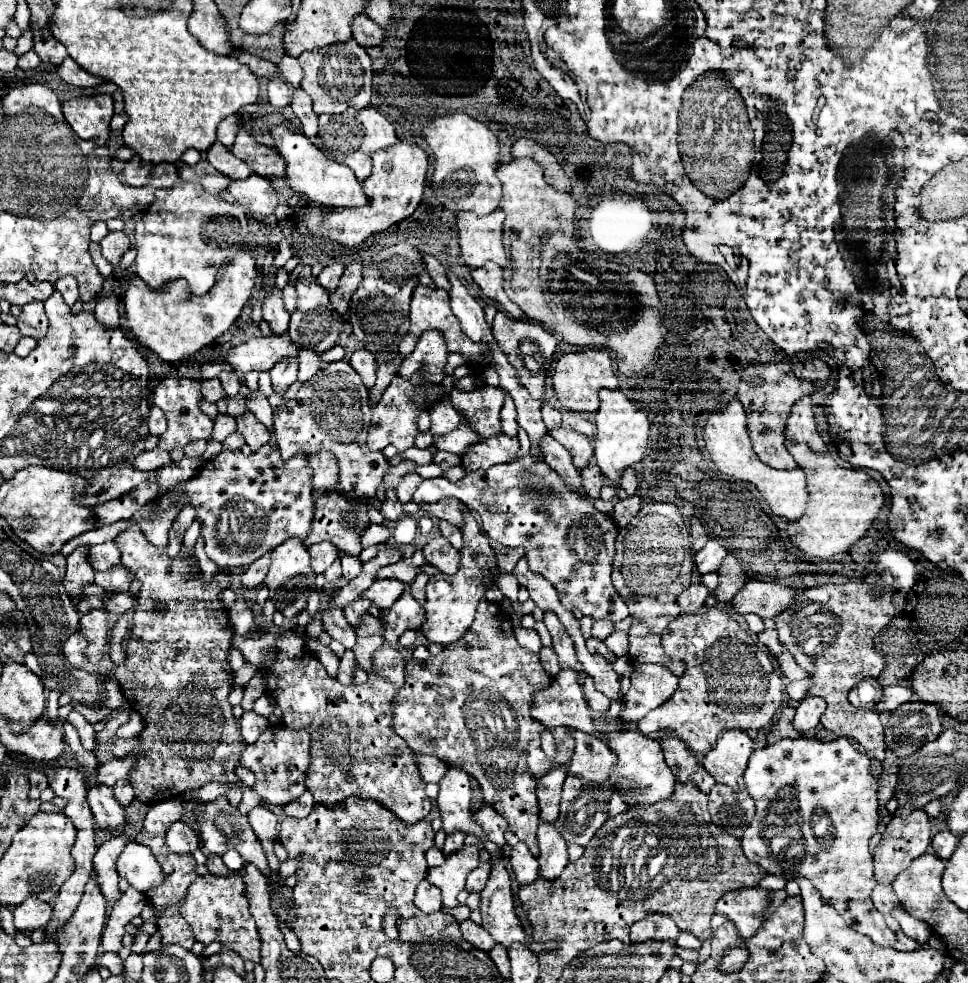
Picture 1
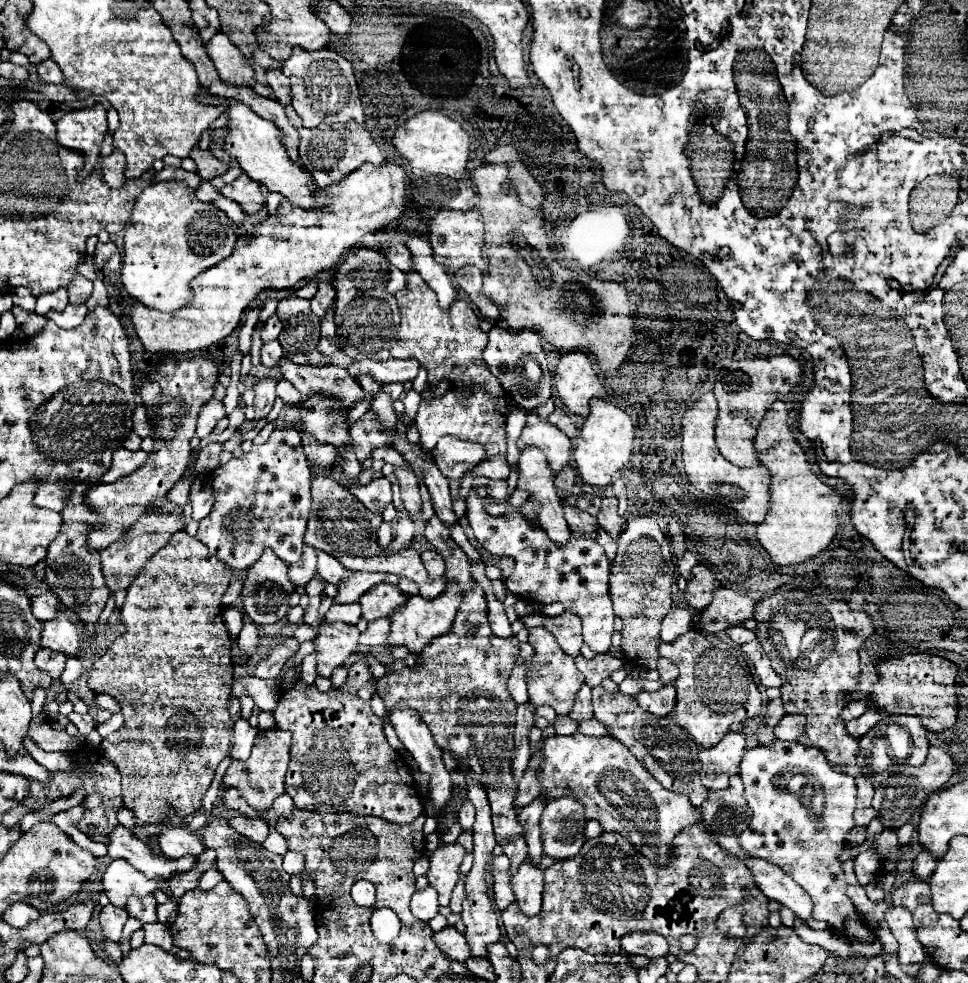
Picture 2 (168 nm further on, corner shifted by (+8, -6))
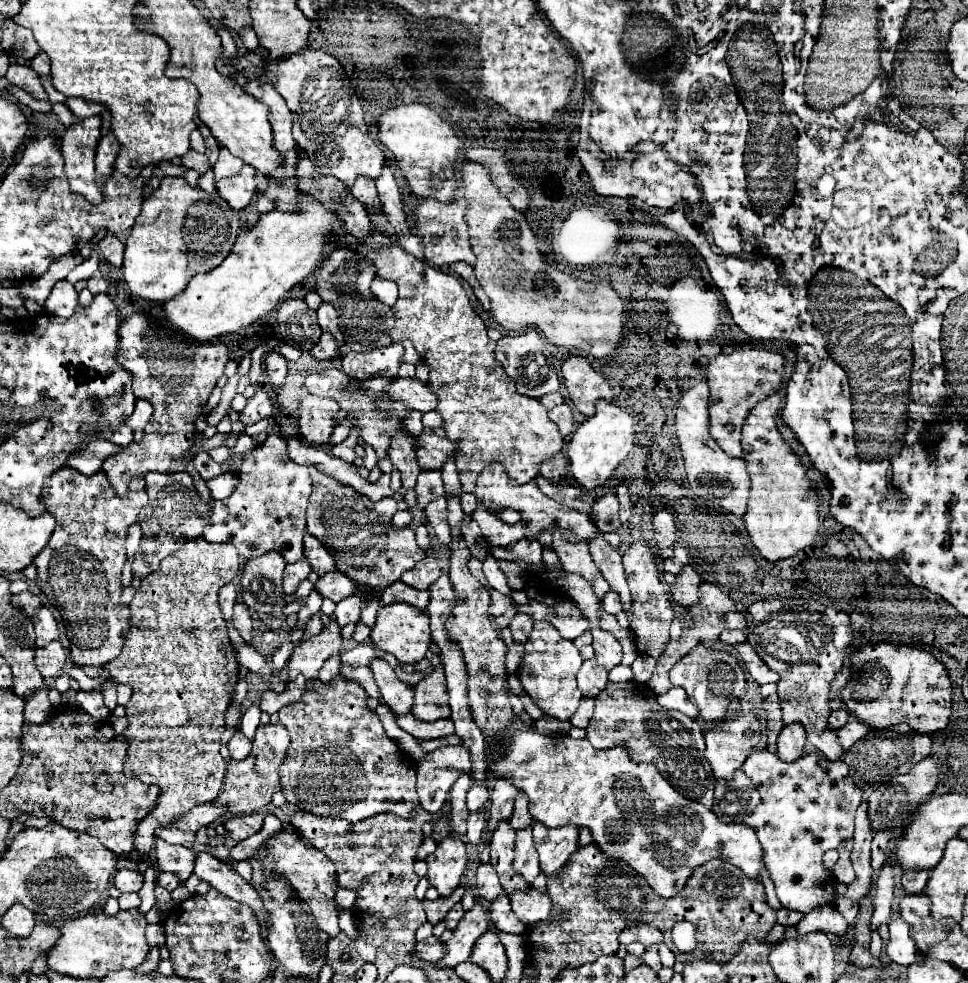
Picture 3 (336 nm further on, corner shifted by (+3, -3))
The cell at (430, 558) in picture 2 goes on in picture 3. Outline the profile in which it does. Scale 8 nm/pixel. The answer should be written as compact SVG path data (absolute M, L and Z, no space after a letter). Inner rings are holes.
M425 556L417 566L413 566L413 570L405 572L401 580L417 590L427 590L439 576L441 576L439 562L433 556Z

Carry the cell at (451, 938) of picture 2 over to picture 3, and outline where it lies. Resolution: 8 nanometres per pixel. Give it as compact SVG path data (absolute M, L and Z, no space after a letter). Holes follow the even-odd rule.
M429 936L421 942L417 942L417 954L423 958L423 960L429 960L429 962L439 962L445 958L445 942L441 942L437 936Z

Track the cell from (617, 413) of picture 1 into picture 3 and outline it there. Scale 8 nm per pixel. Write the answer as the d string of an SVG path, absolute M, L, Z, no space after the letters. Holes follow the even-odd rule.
M597 400L595 416L587 418L569 440L567 456L569 456L571 474L581 486L585 486L587 490L593 490L605 484L613 476L615 468L629 456L633 446L635 446L633 416L625 408L613 402Z

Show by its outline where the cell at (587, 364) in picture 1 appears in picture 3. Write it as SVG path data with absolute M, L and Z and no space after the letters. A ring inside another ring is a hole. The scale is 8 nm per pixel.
M585 356L567 358L561 366L561 376L569 392L569 398L573 400L573 406L585 416L593 416L595 402L599 398L603 400L613 398L613 392L607 380L591 368Z

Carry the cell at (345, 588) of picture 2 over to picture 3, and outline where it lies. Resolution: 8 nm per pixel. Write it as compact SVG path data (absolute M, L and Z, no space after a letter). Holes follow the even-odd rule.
M335 570L335 572L329 572L325 576L319 578L319 582L315 584L315 588L319 590L321 596L327 596L331 598L333 602L339 602L347 596L353 596L359 592L359 582L351 580L347 574Z

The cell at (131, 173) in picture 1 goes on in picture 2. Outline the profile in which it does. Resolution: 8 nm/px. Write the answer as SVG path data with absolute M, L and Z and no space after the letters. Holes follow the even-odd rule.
M112 149L108 157L102 159L102 179L108 187L118 189L124 185L124 153L120 149Z

